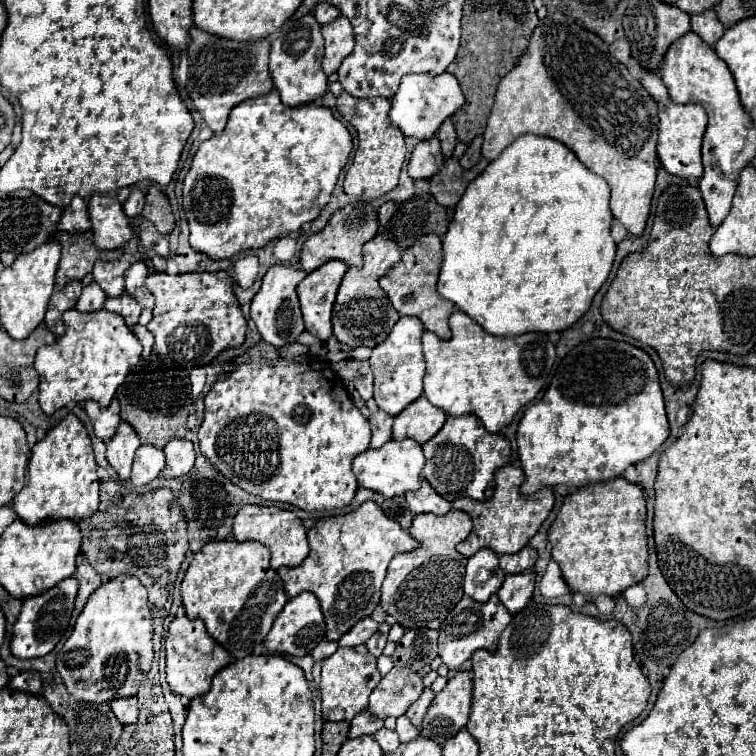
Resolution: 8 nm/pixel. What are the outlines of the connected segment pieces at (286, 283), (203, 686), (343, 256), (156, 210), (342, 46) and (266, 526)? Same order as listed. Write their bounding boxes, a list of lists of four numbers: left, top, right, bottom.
[[250,264,306,348],[166,616,230,696],[300,202,378,272],[142,188,174,234],[322,16,354,76],[234,506,308,570]]

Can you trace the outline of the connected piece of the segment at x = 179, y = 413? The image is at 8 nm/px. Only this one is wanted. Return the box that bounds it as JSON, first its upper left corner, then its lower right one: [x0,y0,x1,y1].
[116,368,192,448]

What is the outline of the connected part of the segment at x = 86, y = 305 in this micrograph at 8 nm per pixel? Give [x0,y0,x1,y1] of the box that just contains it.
[76,282,106,312]

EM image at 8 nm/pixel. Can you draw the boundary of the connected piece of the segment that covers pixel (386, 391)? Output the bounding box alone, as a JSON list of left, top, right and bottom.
[370,318,424,416]

